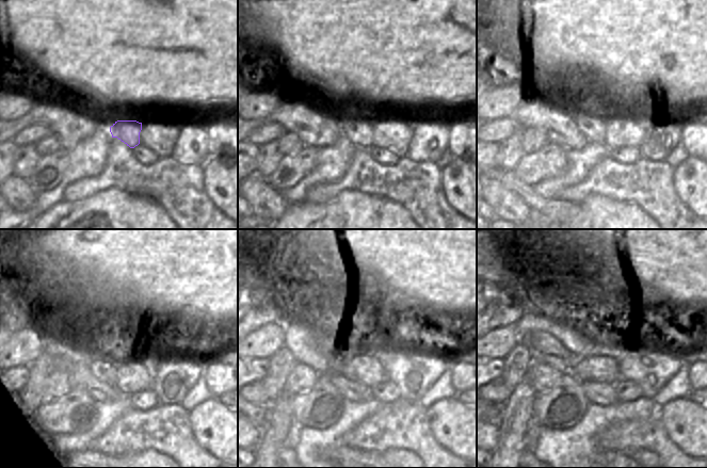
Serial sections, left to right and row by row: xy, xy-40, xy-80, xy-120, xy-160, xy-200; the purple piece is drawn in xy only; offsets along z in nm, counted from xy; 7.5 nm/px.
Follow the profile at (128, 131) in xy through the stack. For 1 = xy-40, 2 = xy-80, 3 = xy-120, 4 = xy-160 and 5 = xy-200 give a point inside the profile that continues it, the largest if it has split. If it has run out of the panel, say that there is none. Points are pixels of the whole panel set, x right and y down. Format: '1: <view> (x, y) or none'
1: xy-40 (358, 130)
2: xy-80 (593, 126)
3: xy-120 (103, 364)
4: xy-160 (306, 344)
5: xy-200 (544, 349)

